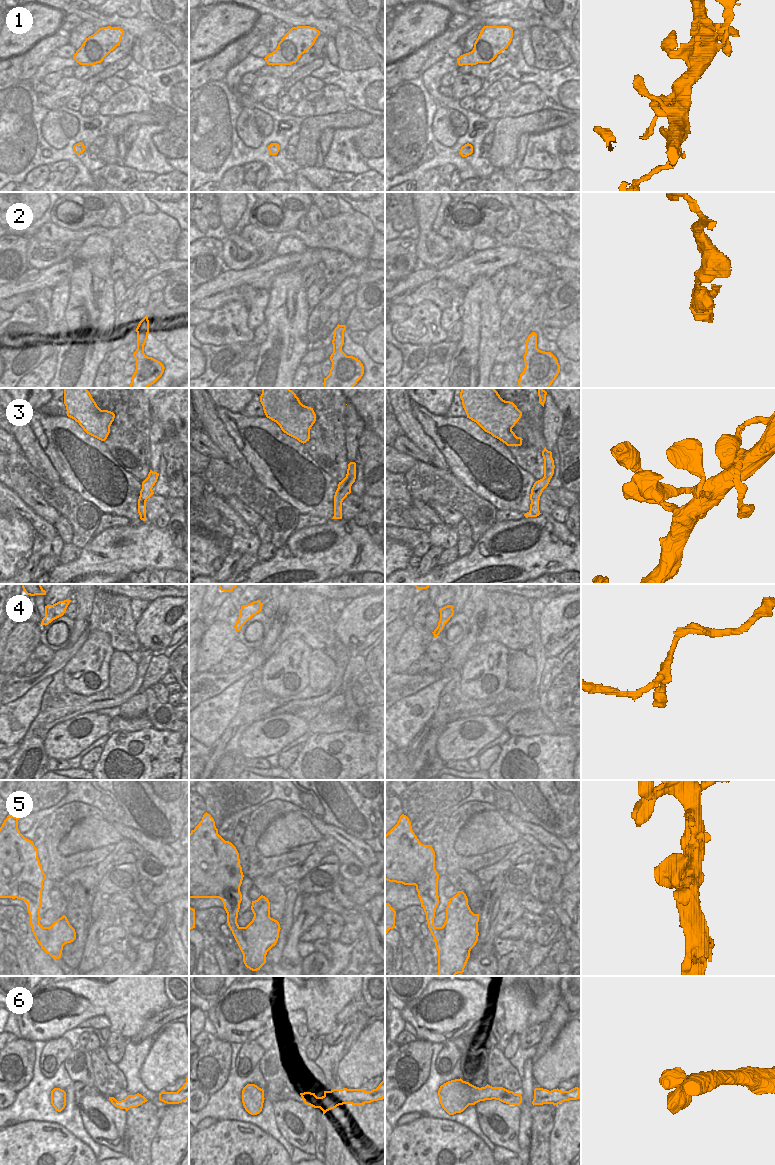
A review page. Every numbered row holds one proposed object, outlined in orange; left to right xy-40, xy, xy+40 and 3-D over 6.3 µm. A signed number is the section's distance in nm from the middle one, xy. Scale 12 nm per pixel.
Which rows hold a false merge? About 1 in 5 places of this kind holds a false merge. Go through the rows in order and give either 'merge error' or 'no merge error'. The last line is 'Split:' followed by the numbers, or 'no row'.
1: no merge error
2: no merge error
3: merge error
4: no merge error
5: no merge error
6: no merge error
Split: 3

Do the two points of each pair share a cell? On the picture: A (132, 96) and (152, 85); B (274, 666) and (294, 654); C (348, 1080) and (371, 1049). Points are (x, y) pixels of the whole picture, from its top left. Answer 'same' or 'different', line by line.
A: different
B: same
C: same

